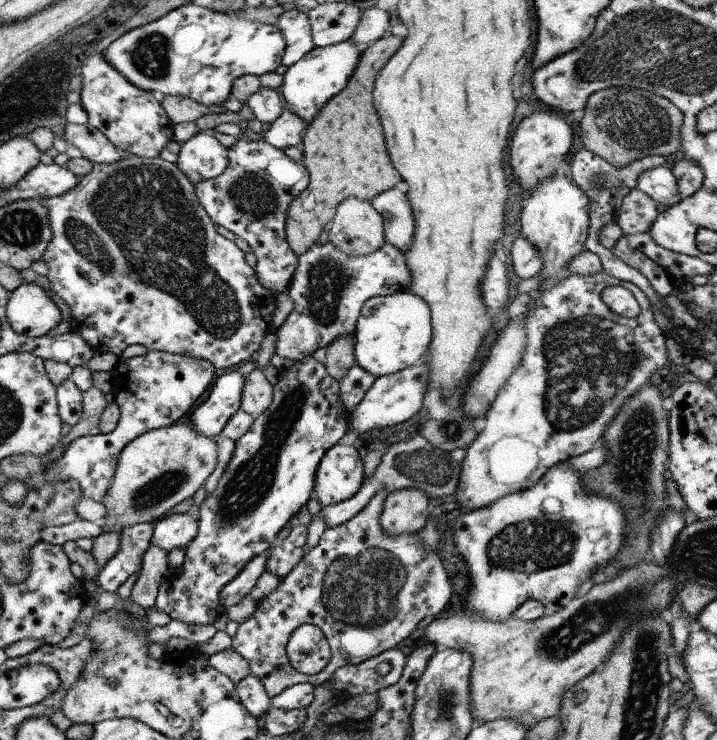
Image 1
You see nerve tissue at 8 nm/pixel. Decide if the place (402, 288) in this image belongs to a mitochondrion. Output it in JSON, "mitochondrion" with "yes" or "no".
{"mitochondrion":"no"}

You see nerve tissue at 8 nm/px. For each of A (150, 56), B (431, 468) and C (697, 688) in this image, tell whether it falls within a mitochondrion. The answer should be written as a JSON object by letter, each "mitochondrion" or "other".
{"A":"mitochondrion","B":"mitochondrion","C":"other"}

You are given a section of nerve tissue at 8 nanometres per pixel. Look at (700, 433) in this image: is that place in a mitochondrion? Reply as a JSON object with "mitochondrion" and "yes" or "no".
{"mitochondrion":"no"}

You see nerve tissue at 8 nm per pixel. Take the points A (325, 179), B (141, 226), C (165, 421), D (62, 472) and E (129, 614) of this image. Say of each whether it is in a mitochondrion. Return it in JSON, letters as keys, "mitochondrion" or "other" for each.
{"A":"other","B":"mitochondrion","C":"other","D":"other","E":"other"}

